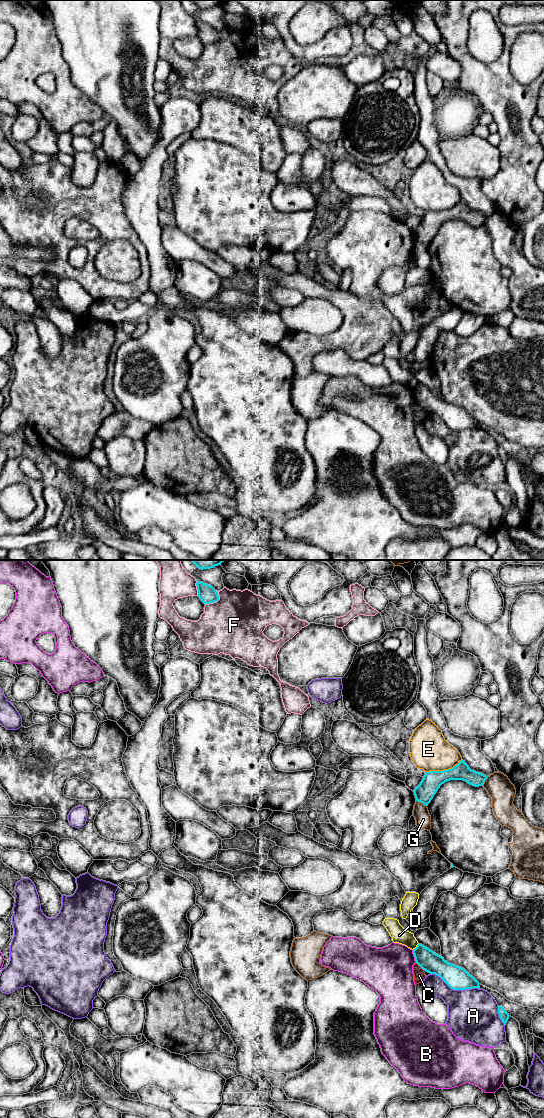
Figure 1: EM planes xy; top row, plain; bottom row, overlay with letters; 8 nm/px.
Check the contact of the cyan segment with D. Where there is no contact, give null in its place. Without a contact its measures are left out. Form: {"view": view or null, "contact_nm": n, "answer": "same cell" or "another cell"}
{"view": "xy", "contact_nm": 80, "answer": "another cell"}

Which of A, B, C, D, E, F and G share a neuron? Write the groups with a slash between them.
A / B / C / D G / E / F

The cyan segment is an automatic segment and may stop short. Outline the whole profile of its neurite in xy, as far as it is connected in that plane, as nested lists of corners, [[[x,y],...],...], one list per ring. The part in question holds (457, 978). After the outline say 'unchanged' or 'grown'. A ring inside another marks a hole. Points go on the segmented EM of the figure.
[[[422,944],[413,949],[416,963],[426,972],[439,976],[451,989],[480,989],[479,982],[464,968],[448,963]]]; unchanged

